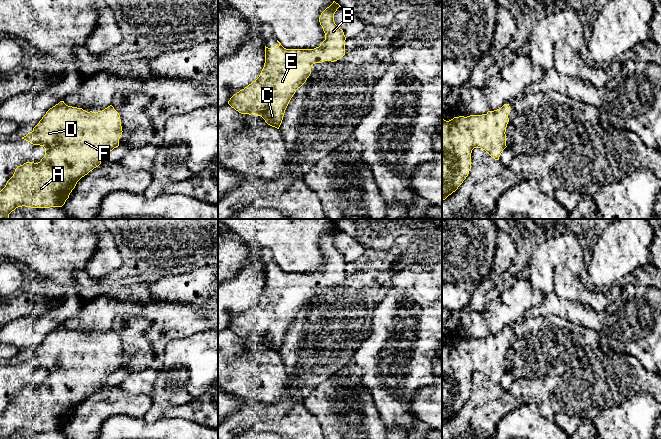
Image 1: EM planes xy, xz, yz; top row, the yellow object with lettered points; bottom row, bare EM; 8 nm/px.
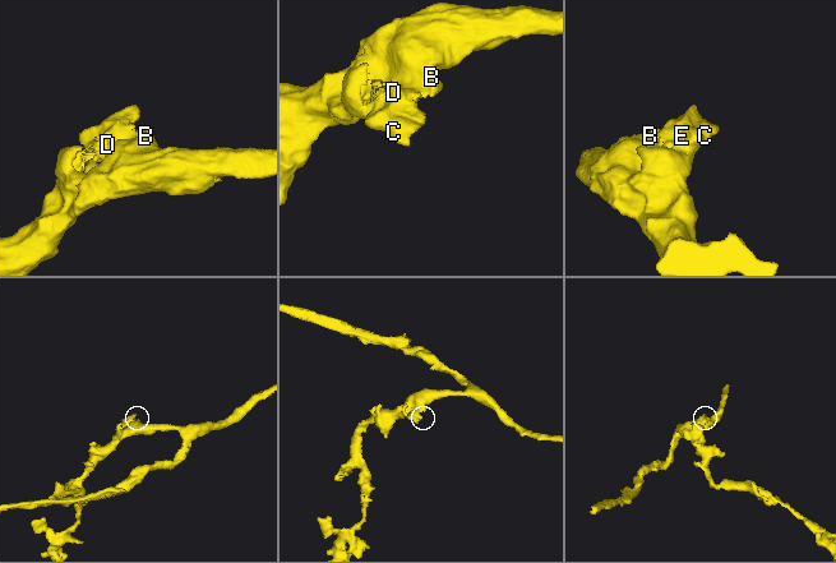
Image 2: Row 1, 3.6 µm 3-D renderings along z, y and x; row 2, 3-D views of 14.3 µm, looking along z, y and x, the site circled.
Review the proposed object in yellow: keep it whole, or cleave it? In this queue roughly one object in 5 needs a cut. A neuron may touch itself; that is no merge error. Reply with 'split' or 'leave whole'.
leave whole

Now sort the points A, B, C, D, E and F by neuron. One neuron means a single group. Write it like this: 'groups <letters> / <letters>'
groups A B C D E F

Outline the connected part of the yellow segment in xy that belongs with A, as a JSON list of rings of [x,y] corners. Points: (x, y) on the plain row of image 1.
[[[64,325],[50,332],[39,347],[22,363],[33,369],[45,372],[45,379],[40,386],[26,386],[15,393],[13,400],[0,415],[0,439],[9,439],[18,431],[50,432],[62,431],[75,412],[77,406],[101,388],[103,380],[119,370],[122,359],[119,337],[112,329],[102,335],[87,336],[82,332],[68,330]]]

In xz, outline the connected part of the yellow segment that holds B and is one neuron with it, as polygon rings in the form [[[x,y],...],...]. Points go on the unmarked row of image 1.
[[[333,225],[333,227],[321,237],[319,246],[325,257],[325,264],[320,268],[319,271],[314,273],[286,273],[278,264],[278,271],[268,272],[265,270],[265,287],[259,301],[247,311],[234,318],[228,325],[228,328],[241,338],[253,338],[261,340],[268,349],[279,353],[285,334],[291,322],[295,318],[296,314],[300,312],[310,300],[312,289],[315,287],[322,287],[324,285],[334,286],[345,279],[344,266],[346,261],[343,254],[340,253],[334,246],[334,238],[339,231],[341,230]]]

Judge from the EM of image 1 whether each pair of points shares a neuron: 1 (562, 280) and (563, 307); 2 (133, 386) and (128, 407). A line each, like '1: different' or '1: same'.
1: different
2: different

